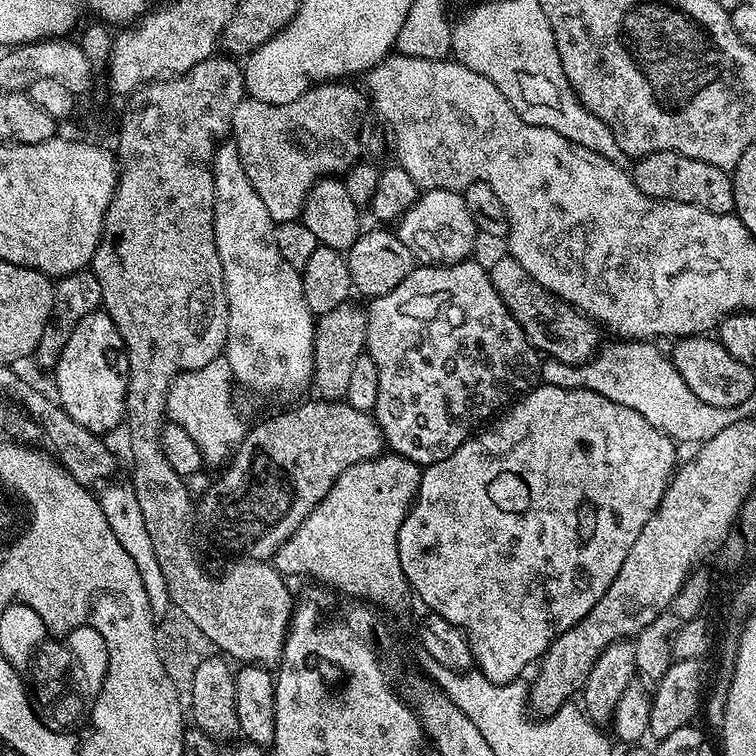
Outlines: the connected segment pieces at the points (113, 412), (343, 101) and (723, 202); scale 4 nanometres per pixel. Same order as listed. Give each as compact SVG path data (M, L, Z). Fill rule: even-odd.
M97 310L86 314L74 326L56 361L54 375L58 403L78 426L86 426L86 430L97 434L112 432L119 424L121 427L128 397L128 355L122 334L118 334L118 326L114 326L107 312Z
M325 82L317 84L314 88L309 88L294 102L286 102L285 104L271 104L270 102L258 102L251 98L241 100L239 106L234 110L234 118L232 119L231 139L238 146L238 154L242 158L242 166L246 166L246 178L250 178L250 186L254 186L254 190L258 190L258 198L262 198L266 210L270 214L270 218L275 220L277 224L286 222L287 220L297 219L304 210L304 197L308 195L313 184L318 178L332 178L337 174L343 174L349 168L361 163L371 152L376 152L380 148L380 144L376 141L376 136L372 133L370 125L364 121L364 111L369 111L370 101L363 91L360 92L356 88L351 88L348 82Z
M651 152L631 165L630 175L638 190L655 200L682 202L714 214L732 214L736 211L731 175L718 166L710 166L710 162L686 158L677 152Z

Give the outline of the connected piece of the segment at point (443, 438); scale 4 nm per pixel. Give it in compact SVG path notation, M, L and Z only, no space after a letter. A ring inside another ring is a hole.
M469 258L460 261L459 264L417 266L412 269L405 280L398 282L398 286L394 286L394 290L390 290L390 294L375 297L369 303L372 305L367 305L366 308L368 321L366 322L364 346L366 355L374 358L374 366L378 366L378 398L374 409L376 425L380 427L385 445L395 455L404 456L407 460L412 460L421 466L437 464L442 462L442 458L450 458L450 454L454 454L454 450L458 450L458 446L467 442L469 436L473 435L481 425L491 421L497 413L507 409L513 401L523 396L525 392L532 391L541 383L541 353L537 352L534 345L528 341L522 326L512 317L510 310L502 302L502 298L498 298L498 290L494 290L494 282L488 277L488 268L485 265L475 264L474 261L475 259Z

